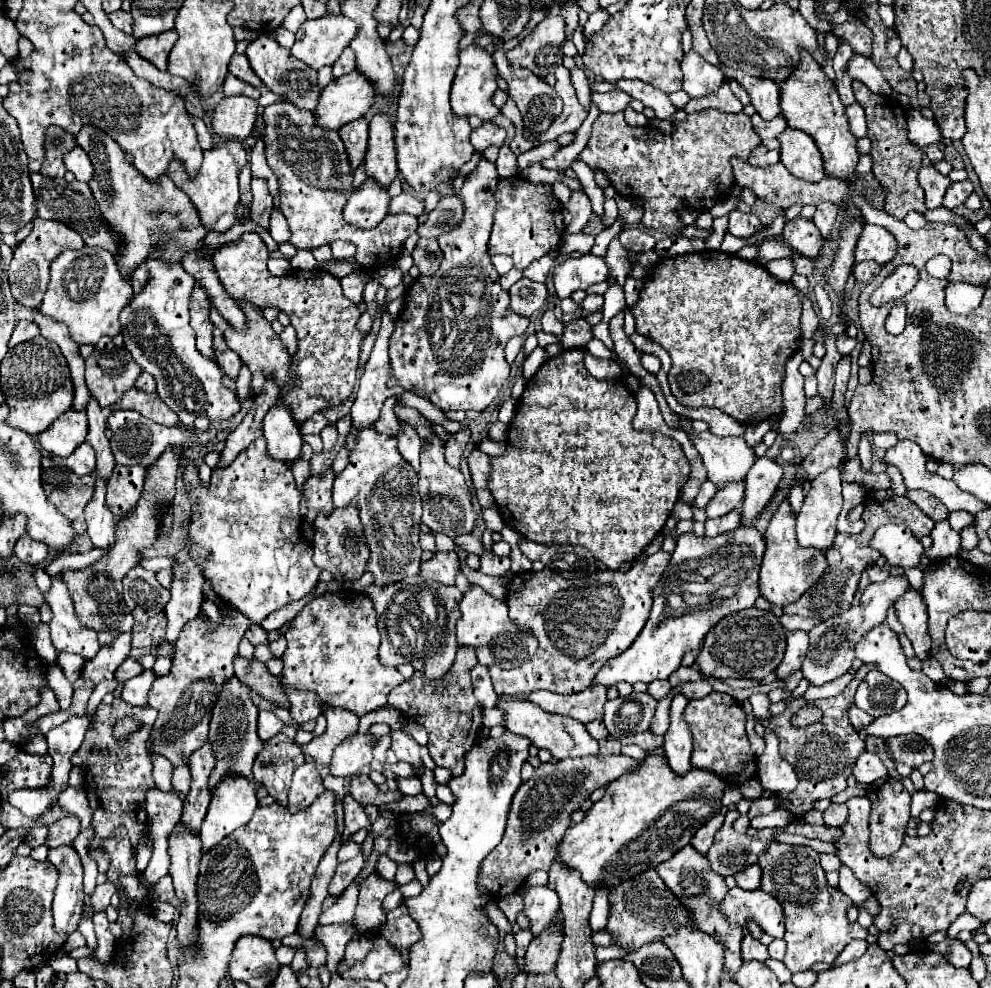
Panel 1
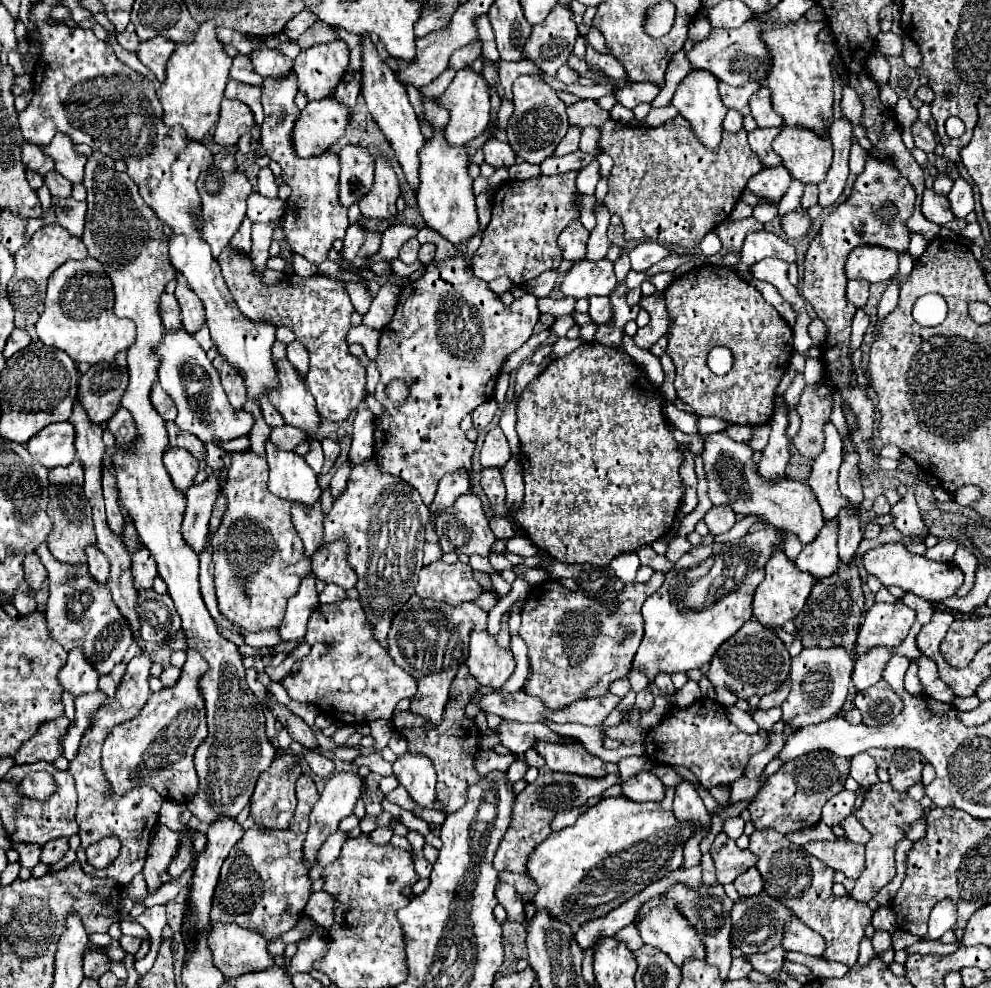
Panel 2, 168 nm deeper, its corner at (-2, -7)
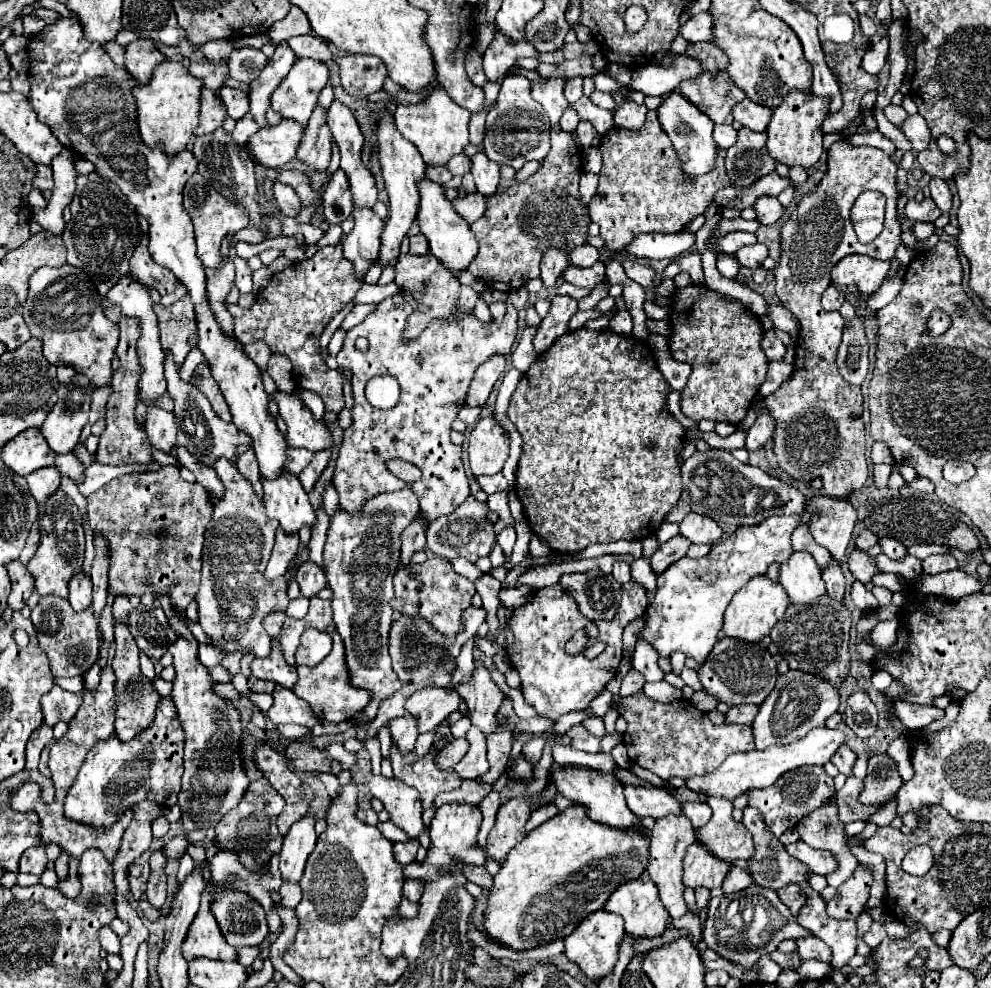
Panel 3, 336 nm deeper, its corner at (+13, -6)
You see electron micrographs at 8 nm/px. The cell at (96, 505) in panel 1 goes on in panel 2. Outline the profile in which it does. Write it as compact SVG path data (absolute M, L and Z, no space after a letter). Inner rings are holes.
M97 546L87 548L87 564L89 564L91 578L97 580L99 584L105 584L109 576L109 562L107 562L107 556L97 550Z

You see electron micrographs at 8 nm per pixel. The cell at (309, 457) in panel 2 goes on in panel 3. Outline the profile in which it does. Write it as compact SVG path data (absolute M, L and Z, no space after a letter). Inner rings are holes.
M288 447L286 455L288 455L286 469L292 471L292 473L296 473L296 475L300 475L300 471L302 471L302 469L310 463L310 459L312 459L312 453L310 453L308 449L292 449L292 447Z

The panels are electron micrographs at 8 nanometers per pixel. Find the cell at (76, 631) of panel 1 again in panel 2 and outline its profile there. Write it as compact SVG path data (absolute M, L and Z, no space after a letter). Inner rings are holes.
M73 648L69 652L67 664L59 672L59 684L71 696L95 692L97 690L97 678L99 678L99 674L85 660L85 656L83 656L83 652L79 648Z

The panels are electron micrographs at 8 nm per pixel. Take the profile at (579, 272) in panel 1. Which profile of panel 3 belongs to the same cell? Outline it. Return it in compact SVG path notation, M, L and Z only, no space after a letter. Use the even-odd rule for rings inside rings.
M596 261L592 267L576 267L576 265L568 265L566 271L562 273L562 279L570 285L582 287L582 289L594 289L602 279L604 279L604 263Z

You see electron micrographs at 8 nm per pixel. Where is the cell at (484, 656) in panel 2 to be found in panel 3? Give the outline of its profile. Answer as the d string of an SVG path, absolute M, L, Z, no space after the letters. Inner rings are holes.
M474 659L472 679L468 683L456 683L454 691L468 699L472 725L480 727L484 735L496 731L496 711L504 699L504 693L492 679L490 669L480 659Z

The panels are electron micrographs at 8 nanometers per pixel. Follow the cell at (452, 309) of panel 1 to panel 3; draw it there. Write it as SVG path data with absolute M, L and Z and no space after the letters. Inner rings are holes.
M402 291L400 297L388 297L388 299L380 301L376 305L376 309L360 325L356 325L354 329L350 329L346 333L344 347L336 355L338 365L342 369L352 371L352 391L354 391L352 425L344 431L344 439L342 439L342 445L340 445L340 455L338 455L336 471L334 471L334 485L340 493L340 507L346 509L348 513L358 513L364 499L368 499L372 495L410 487L416 493L416 497L420 499L422 513L432 521L440 515L452 513L470 495L468 479L466 479L464 467L462 467L462 447L452 445L452 441L450 441L450 429L452 427L450 425L456 419L456 413L460 411L460 407L466 405L466 393L468 393L468 387L472 383L472 377L474 377L474 371L478 369L478 365L482 365L494 353L508 355L512 351L512 345L516 341L518 309L506 299L504 319L502 321L492 319L490 323L484 323L474 313L462 315L460 305L456 303L454 311L448 317L432 319L432 323L422 331L420 337L406 341L404 339L404 325L408 321L408 315L412 315L418 309L418 305L420 303L408 291ZM358 337L368 339L368 349L366 351L356 349L354 341ZM376 375L392 375L400 381L400 401L394 409L388 409L388 411L368 409L368 401L364 397L364 385L368 383L368 379L372 379ZM390 459L404 459L404 461L414 463L422 471L422 479L412 483L412 485L402 483L386 467L386 463Z

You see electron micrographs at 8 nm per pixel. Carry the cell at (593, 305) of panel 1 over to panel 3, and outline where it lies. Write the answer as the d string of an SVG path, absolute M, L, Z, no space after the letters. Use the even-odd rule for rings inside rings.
M526 327L524 333L522 333L520 343L516 345L516 349L514 349L514 353L512 353L512 365L514 365L520 373L526 373L526 371L530 369L530 365L532 365L532 363L536 361L536 357L538 357L538 353L536 353L534 347L532 347L532 339L534 339L536 331L538 331L538 327Z

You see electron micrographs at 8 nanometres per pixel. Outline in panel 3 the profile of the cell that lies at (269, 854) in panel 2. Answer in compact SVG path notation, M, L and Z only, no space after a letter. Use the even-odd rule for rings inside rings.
M218 849L214 859L210 861L208 891L212 891L212 887L216 883L226 881L234 889L248 893L268 913L268 911L274 909L272 891L278 891L280 885L282 885L282 877L280 877L280 871L278 871L278 859L280 859L280 855L272 855L272 859L266 865L266 871L258 873L258 871L246 869L240 863L236 851L232 851L232 849Z

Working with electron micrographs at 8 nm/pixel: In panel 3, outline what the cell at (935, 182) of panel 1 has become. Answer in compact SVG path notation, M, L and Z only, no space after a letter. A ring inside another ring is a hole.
M910 199L906 203L906 217L912 221L934 223L940 215L942 215L942 211L936 207L936 203L932 203L932 199L924 199L924 201Z

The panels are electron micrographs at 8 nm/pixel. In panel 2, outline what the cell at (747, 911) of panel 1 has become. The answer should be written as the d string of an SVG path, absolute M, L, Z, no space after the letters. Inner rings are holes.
M789 920L785 924L785 938L783 938L783 948L809 954L809 956L823 956L827 944L821 934L805 926L801 920Z

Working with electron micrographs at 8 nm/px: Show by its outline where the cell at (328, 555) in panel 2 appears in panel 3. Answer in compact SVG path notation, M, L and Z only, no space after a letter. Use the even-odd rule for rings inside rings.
M306 561L298 569L298 573L296 573L294 579L298 581L300 591L302 591L304 597L314 597L314 595L318 595L320 589L324 589L328 585L328 579L326 579L322 567L316 565L316 563L312 563L312 561Z

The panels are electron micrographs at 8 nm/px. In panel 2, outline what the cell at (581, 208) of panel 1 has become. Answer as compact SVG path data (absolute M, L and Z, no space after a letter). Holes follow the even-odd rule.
M577 220L571 226L567 226L559 234L559 248L563 254L563 260L571 260L573 264L577 260L585 258L585 244L587 244L589 232L583 228L583 224Z

